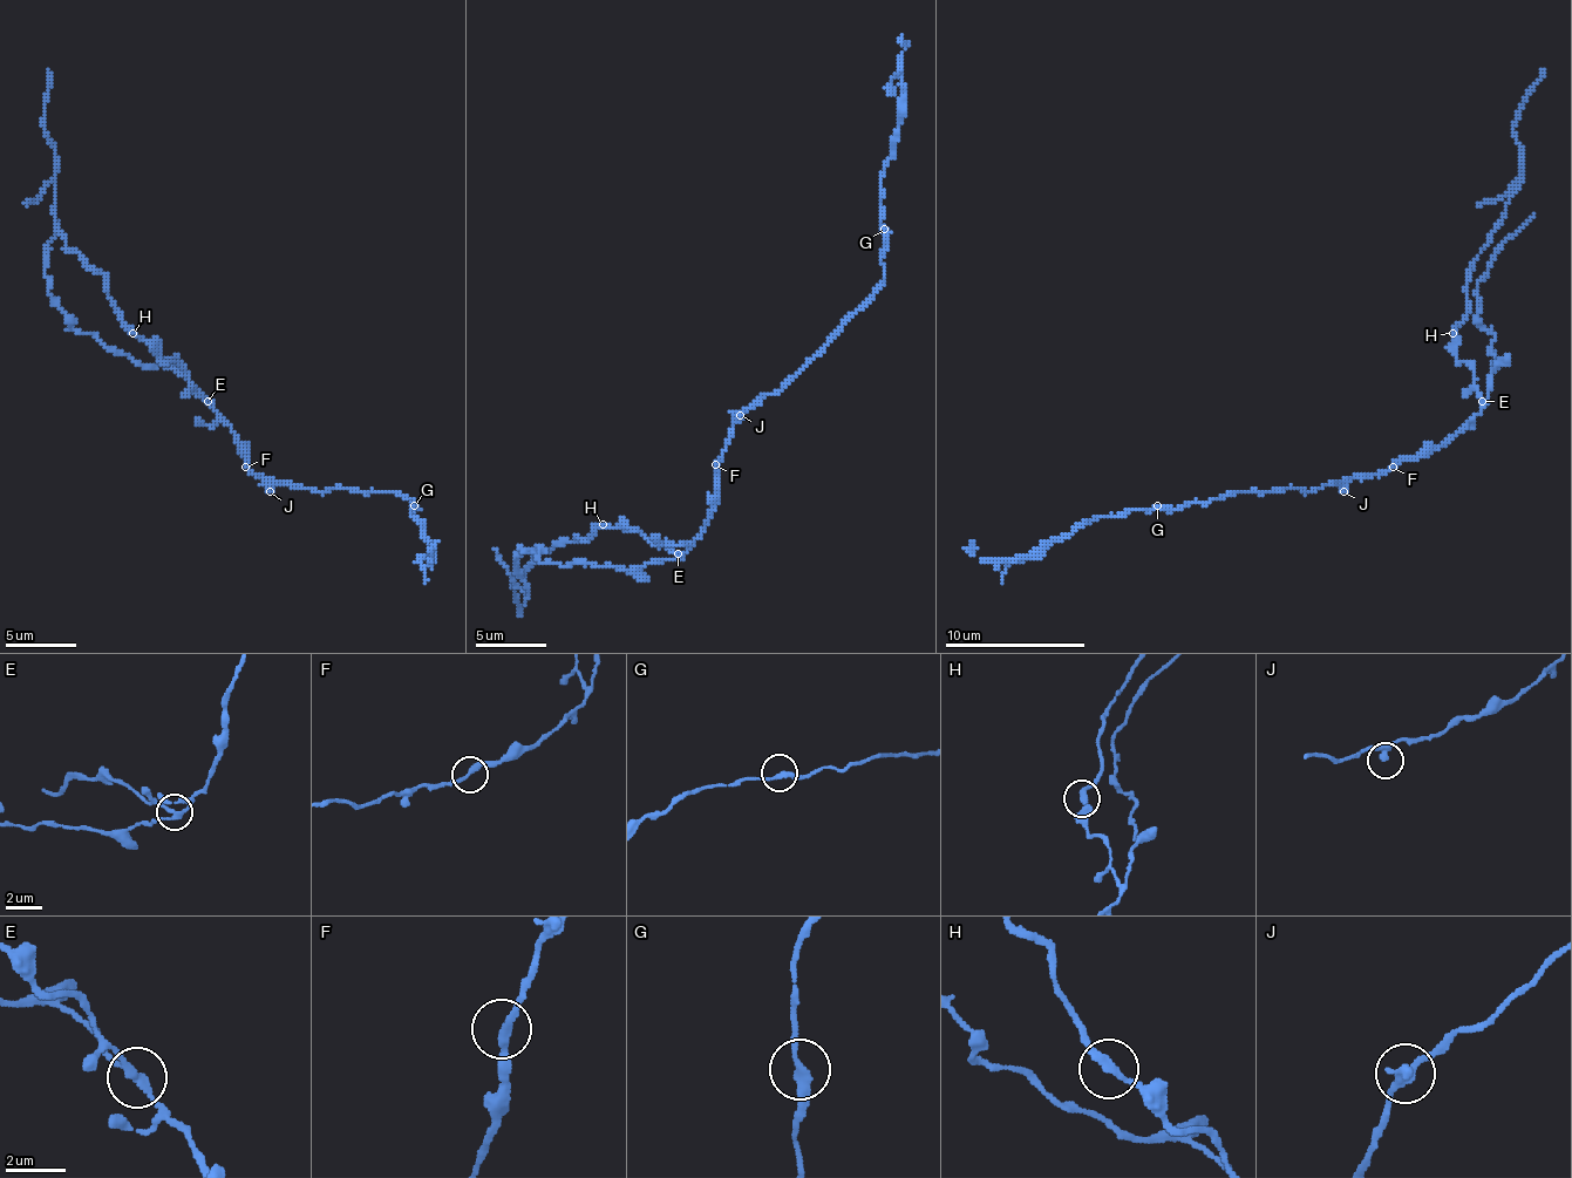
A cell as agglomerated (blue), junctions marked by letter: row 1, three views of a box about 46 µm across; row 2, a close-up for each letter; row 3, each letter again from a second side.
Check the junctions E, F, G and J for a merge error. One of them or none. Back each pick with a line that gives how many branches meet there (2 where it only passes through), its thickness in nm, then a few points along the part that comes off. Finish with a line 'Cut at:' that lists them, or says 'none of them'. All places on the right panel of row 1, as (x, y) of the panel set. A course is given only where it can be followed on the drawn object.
E: branches 3; calibre 200 nm; course (1481, 400), (1474, 372), (1456, 358), (1456, 326), (1467, 312), (1470, 263), (1519, 185), (1512, 122), (1544, 69)
Cut at: E

